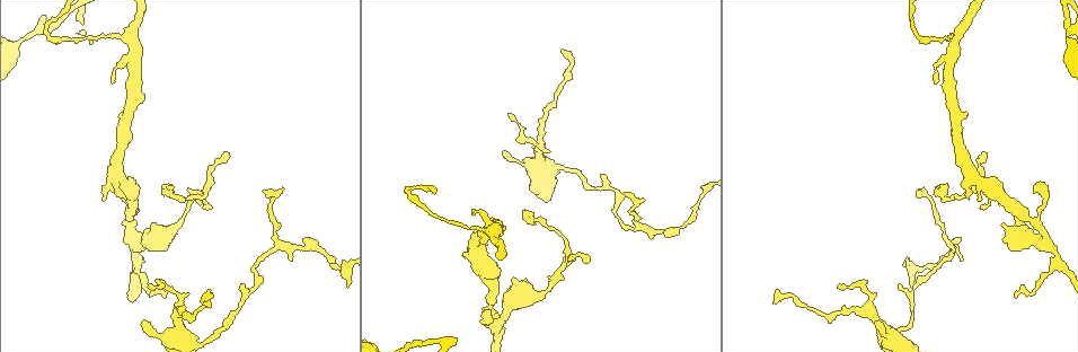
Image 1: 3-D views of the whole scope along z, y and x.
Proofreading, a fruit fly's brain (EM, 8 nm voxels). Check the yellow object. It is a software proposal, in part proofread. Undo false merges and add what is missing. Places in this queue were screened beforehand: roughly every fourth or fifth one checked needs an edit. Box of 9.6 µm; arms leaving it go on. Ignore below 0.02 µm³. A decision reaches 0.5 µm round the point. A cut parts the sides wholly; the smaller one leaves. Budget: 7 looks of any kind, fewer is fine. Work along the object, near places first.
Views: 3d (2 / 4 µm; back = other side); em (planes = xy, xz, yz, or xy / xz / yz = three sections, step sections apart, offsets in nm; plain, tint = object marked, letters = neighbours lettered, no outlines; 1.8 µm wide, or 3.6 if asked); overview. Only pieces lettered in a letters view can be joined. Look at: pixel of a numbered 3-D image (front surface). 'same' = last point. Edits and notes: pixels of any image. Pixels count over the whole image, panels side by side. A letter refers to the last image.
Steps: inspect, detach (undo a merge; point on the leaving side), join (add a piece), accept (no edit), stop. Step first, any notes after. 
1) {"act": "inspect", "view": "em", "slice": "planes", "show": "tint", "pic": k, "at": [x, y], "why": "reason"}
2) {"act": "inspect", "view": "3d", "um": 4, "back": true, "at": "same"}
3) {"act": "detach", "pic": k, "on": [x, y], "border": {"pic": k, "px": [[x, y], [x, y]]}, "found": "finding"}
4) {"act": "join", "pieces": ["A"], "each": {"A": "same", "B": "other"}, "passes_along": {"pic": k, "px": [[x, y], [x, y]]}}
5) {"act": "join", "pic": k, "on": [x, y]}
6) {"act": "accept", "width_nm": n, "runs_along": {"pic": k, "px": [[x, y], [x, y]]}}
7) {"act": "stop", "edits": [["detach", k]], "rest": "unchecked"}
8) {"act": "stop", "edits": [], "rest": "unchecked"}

{"act": "inspect", "view": "em", "slice": "planes", "show": "letters", "pic": 1, "at": [503, 155], "why": "an open end"}

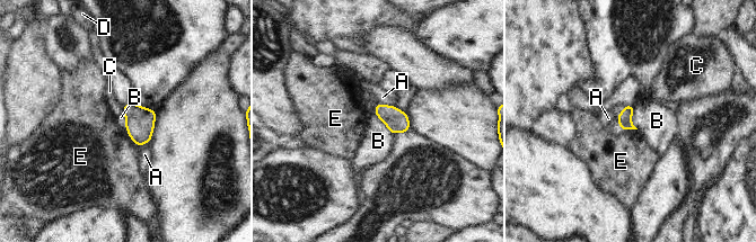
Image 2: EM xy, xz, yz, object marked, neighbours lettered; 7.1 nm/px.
{"act": "join", "pieces": ["D"], "longest_contact_nm": ["B", 280], "each": {"A": "other", "B": "other", "C": "other", "D": "same", "E": "other"}, "passes_along": {"pic": 2, "px": [[624, 118], [623, 110], [618, 108]]}, "found": "it goes on there"}

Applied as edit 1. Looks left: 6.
{"act": "inspect", "view": "em", "slice": "yz", "step": 4, "show": "letters", "pic": 1, "at": [465, 254], "why": "an open end"}

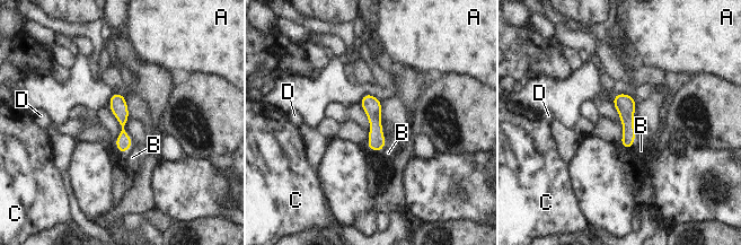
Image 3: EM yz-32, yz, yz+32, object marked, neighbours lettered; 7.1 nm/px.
{"act": "inspect", "view": "em", "slice": "planes", "show": "letters", "at": "same"}

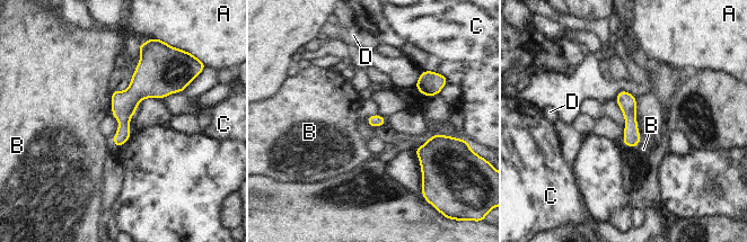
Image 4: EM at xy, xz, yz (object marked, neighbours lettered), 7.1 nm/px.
{"act": "accept", "each": {"A": "other", "B": "other", "C": "other", "D": "other"}, "border": {"pic": 4, "px": [[112, 91], [112, 110], [110, 113]]}, "found": "no lettered piece goes on from it"}

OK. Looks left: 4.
{"act": "inspect", "view": "3d", "um": 4, "pic": 1, "at": [1017, 297], "why": "thin end"}

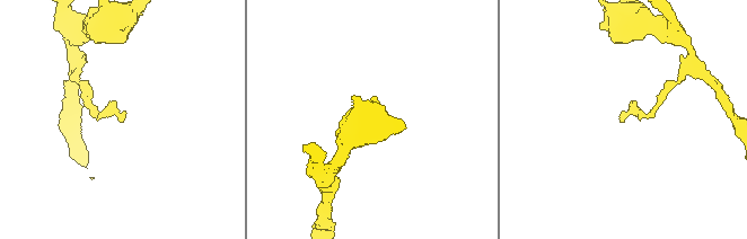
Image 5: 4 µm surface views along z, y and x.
{"act": "inspect", "view": "em", "slice": "yz", "step": 8, "show": "letters", "pic": 5, "at": [620, 119]}

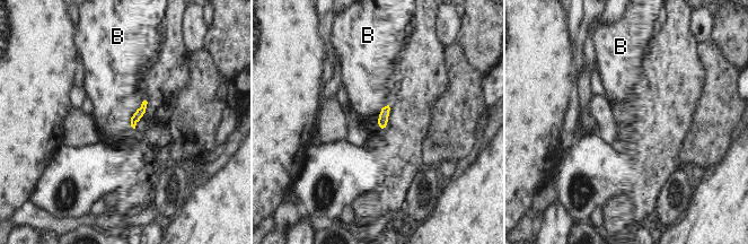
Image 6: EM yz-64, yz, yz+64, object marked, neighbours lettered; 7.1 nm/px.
{"act": "accept", "each": {"B": "other"}, "border": {"pic": 6, "px": [[143, 99], [132, 114], [133, 129]]}, "found": "none of them fits"}

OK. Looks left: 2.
{"act": "stop", "edits": [["join", 2]], "rest": "unchecked"}

